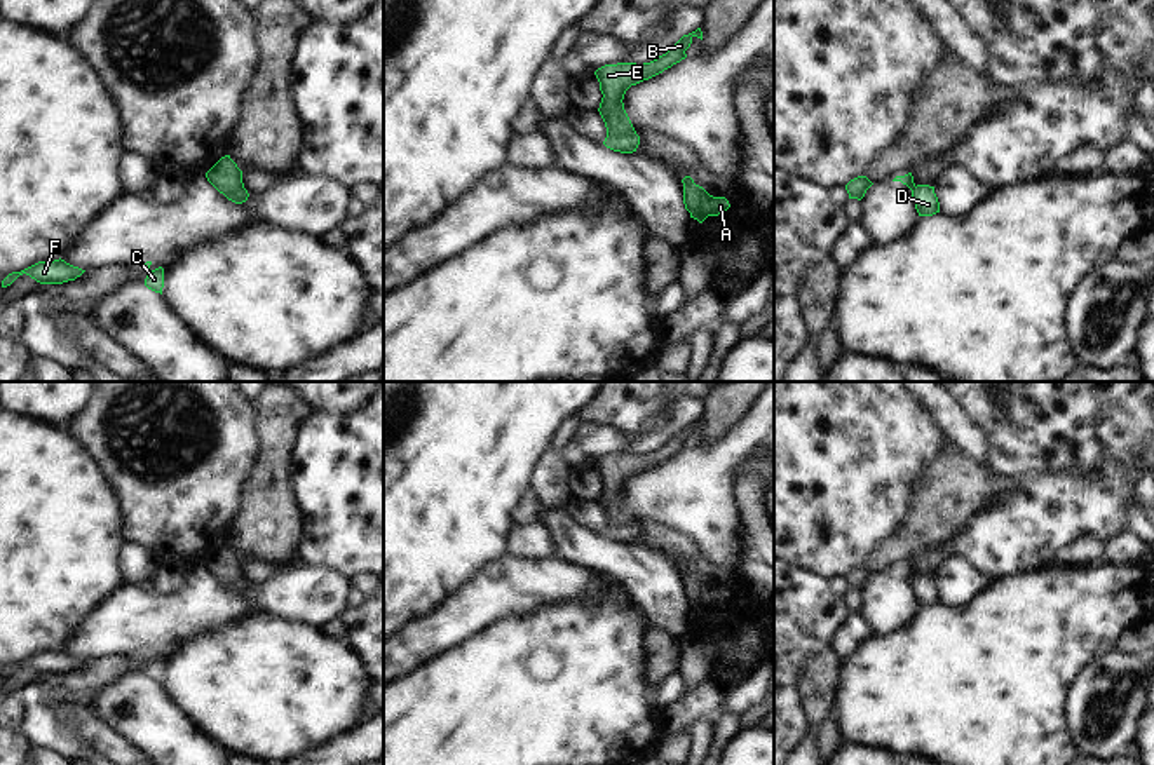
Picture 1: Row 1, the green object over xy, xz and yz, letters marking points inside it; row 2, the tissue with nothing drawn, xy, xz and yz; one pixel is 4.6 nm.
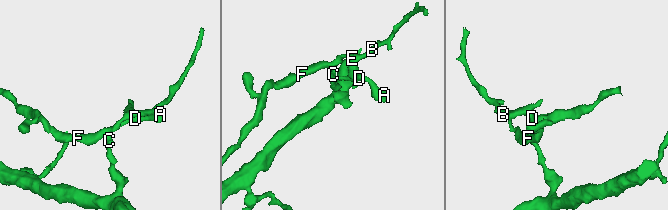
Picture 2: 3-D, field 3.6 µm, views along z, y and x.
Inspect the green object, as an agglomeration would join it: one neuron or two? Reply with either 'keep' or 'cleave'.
cleave

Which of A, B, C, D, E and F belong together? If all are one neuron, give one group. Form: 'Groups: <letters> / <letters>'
Groups: A C D / B E F

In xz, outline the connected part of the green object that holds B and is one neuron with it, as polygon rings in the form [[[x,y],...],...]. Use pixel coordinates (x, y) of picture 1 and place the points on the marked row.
[[[701,28],[683,35],[666,54],[650,63],[605,64],[594,71],[603,94],[598,112],[605,122],[607,136],[614,138],[635,131],[622,103],[626,91],[685,59],[685,51],[690,47],[694,37],[703,40]]]

